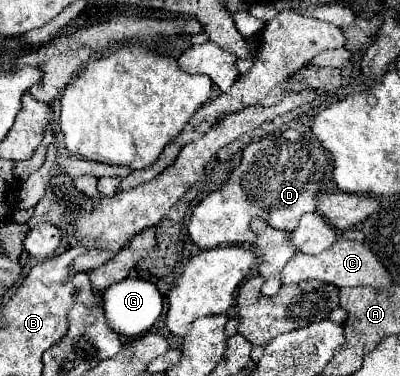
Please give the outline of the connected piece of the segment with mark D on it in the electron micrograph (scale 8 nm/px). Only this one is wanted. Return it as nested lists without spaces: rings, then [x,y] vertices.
[[[288,113],[268,119],[268,135],[250,143],[242,153],[242,163],[230,175],[226,185],[210,193],[194,209],[188,221],[188,235],[200,249],[220,245],[254,243],[250,221],[262,217],[276,229],[294,231],[304,213],[316,211],[320,183],[328,175],[330,157],[310,131],[302,131],[288,121]]]

